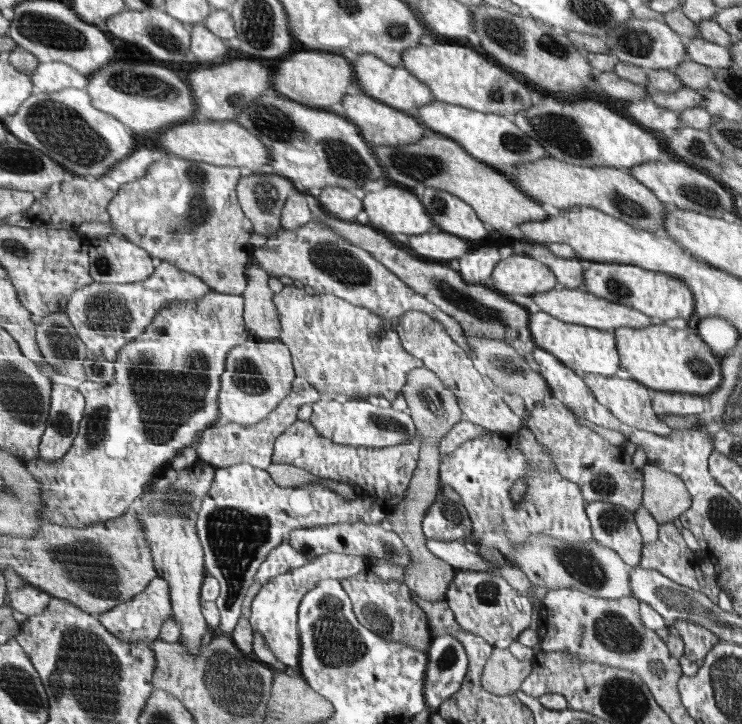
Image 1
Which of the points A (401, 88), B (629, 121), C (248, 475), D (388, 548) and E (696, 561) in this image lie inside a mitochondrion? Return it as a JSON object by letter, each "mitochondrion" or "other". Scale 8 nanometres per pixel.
{"A":"other","B":"other","C":"other","D":"mitochondrion","E":"other"}

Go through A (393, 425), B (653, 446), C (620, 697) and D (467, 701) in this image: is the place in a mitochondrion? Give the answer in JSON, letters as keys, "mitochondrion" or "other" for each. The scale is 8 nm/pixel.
{"A":"mitochondrion","B":"other","C":"mitochondrion","D":"other"}

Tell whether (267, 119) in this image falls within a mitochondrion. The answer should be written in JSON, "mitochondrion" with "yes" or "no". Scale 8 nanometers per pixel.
{"mitochondrion":"yes"}

